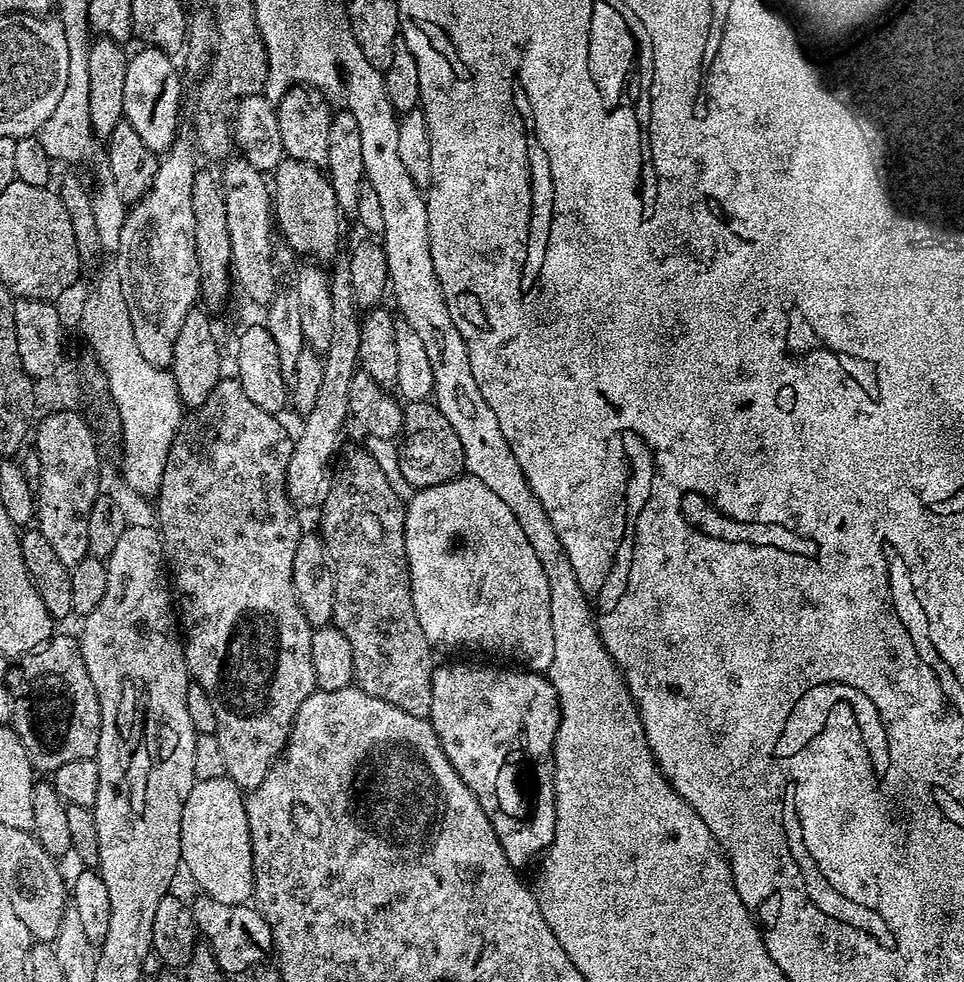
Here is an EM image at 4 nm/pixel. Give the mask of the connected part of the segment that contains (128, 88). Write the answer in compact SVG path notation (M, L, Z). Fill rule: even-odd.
M147 46L141 47L141 52L132 52L128 57L128 65L126 66L126 82L124 83L124 89L122 93L122 106L124 107L124 119L130 122L130 126L134 126L135 132L140 135L142 142L145 146L150 146L150 150L157 154L163 154L171 148L172 143L177 140L178 132L176 132L176 127L179 126L180 120L180 76L176 73L176 68L172 65L173 57L167 52L158 50L157 48L150 48Z

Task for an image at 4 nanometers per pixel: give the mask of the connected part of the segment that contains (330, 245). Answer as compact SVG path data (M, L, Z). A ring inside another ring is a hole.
M286 158L276 167L274 179L274 224L279 235L280 232L284 235L281 236L283 243L297 257L308 256L304 258L312 262L331 261L340 248L342 213L327 175L310 162Z

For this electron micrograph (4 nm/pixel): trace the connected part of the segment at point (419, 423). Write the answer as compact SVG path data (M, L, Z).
M431 399L407 401L403 405L403 410L402 430L398 437L398 465L402 468L403 477L415 490L455 480L465 471L464 455L462 454L462 442L458 442L458 434L454 434L454 426L446 422L446 414L442 414L442 410L437 408Z

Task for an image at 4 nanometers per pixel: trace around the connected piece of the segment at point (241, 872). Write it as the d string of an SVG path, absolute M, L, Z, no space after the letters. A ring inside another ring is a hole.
M228 777L199 780L187 795L182 810L180 859L183 869L216 902L247 903L253 890L253 854L244 796Z

